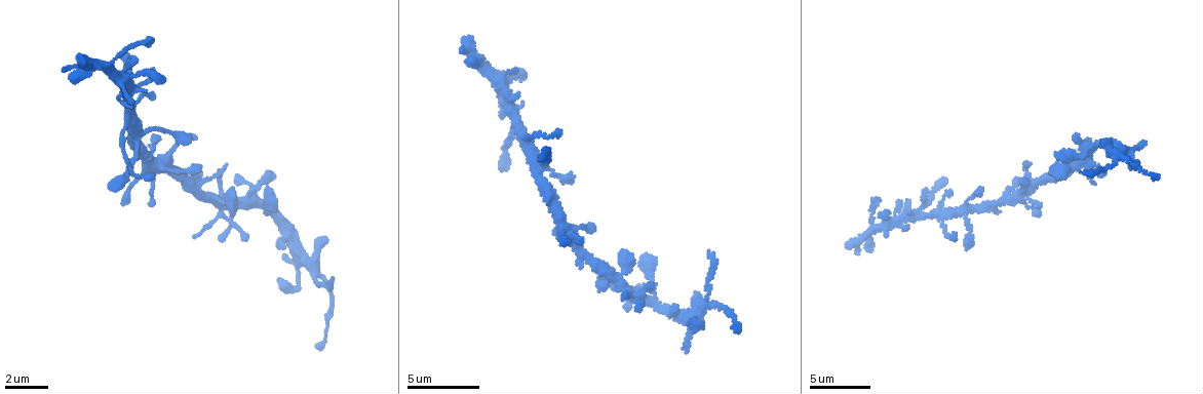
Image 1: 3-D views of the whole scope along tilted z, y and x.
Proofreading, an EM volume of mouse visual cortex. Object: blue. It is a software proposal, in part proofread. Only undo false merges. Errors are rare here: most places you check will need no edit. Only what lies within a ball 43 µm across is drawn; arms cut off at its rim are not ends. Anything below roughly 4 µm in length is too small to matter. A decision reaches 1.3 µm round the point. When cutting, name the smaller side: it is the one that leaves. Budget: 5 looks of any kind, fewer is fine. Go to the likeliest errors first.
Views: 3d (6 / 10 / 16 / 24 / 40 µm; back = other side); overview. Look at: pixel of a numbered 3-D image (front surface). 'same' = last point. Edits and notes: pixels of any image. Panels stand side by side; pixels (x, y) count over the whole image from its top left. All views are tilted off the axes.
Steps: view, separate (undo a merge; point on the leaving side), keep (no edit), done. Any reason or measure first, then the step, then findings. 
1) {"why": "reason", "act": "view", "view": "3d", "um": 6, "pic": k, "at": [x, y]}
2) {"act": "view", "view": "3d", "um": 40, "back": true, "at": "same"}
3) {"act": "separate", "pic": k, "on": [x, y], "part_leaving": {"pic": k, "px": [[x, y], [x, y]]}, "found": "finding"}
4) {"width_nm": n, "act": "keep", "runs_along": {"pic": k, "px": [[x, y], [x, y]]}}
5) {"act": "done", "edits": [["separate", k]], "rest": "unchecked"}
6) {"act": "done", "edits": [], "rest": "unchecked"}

{"why": "four or more arms meet", "act": "view", "view": "3d", "um": 6, "pic": 1, "at": [916, 213]}

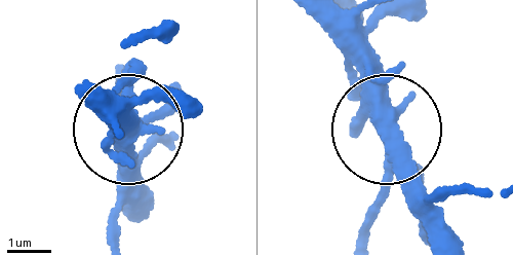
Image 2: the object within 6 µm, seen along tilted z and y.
{"act": "view", "view": "3d", "um": 6, "back": true, "pic": 2, "at": [392, 138]}

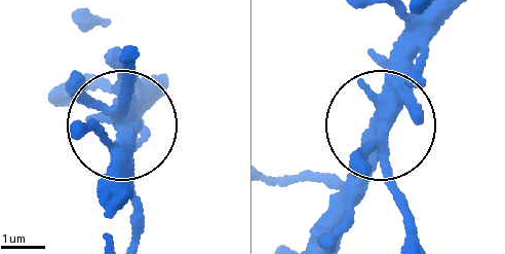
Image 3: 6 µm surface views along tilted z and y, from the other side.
{"width_nm": 360, "act": "keep", "runs_along": {"pic": 3, "px": [[105, 176], [133, 69]]}, "found": "one neuron here"}

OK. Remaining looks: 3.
{"act": "view", "view": "3d", "um": 10, "pic": 1, "at": [709, 307]}

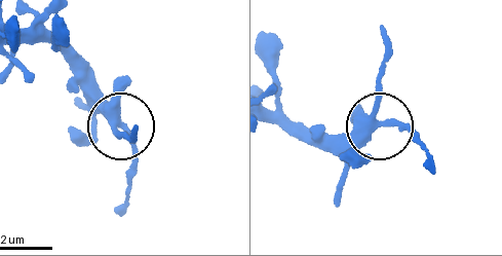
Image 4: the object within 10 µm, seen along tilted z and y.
{"arms": 3, "act": "keep", "runs_along": {"pic": 4, "px": [[271, 108], [337, 135], [392, 125], [421, 139]]}, "found": "all the same neuron"}

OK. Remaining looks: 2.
{"why": "looks like a crossing", "act": "view", "view": "3d", "um": 16, "pic": 1, "at": [1031, 188]}

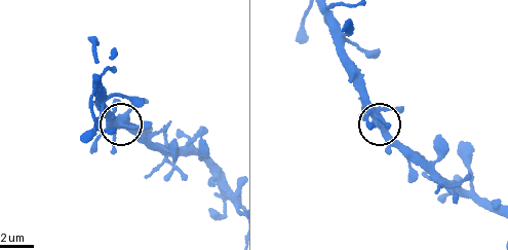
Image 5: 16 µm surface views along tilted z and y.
{"act": "keep", "found": "continuous, no second neuron"}

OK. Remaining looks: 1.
{"act": "done", "edits": [], "rest": "unchecked"}

